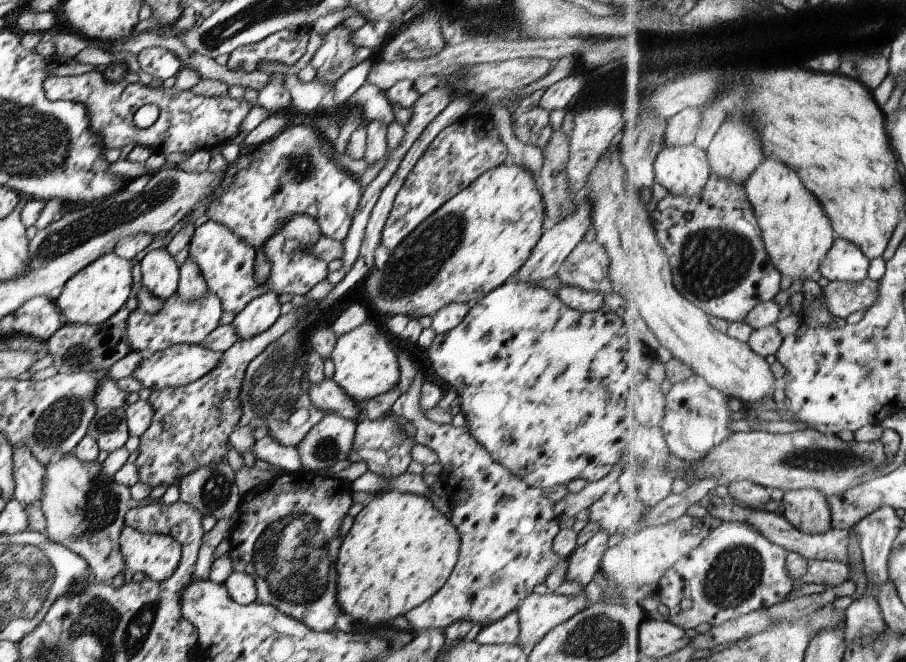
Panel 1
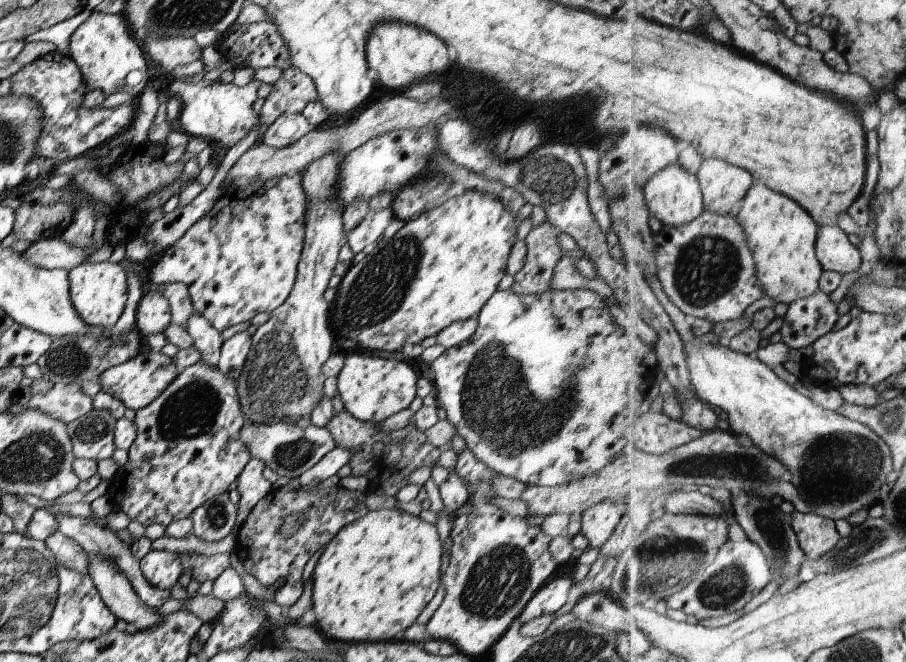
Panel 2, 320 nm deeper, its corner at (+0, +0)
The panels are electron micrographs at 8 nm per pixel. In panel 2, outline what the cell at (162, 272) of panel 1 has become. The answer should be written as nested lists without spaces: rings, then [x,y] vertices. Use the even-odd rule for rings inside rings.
[[[155,288],[141,297],[134,316],[134,326],[139,336],[163,332],[170,324],[167,300]]]

